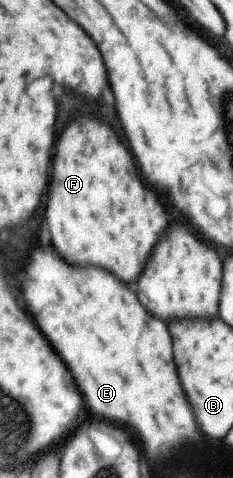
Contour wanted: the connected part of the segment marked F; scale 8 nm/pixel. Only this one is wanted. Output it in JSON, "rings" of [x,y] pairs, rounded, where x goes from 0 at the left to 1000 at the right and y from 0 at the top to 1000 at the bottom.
{"rings":[[[339,243],[305,251],[245,289],[185,452],[202,460],[219,515],[245,519],[296,552],[425,552],[468,561],[494,577],[519,577],[536,590],[597,573],[648,515],[717,473],[700,435],[674,423],[665,402],[605,381],[554,314],[528,310],[502,280],[408,243]]]}

